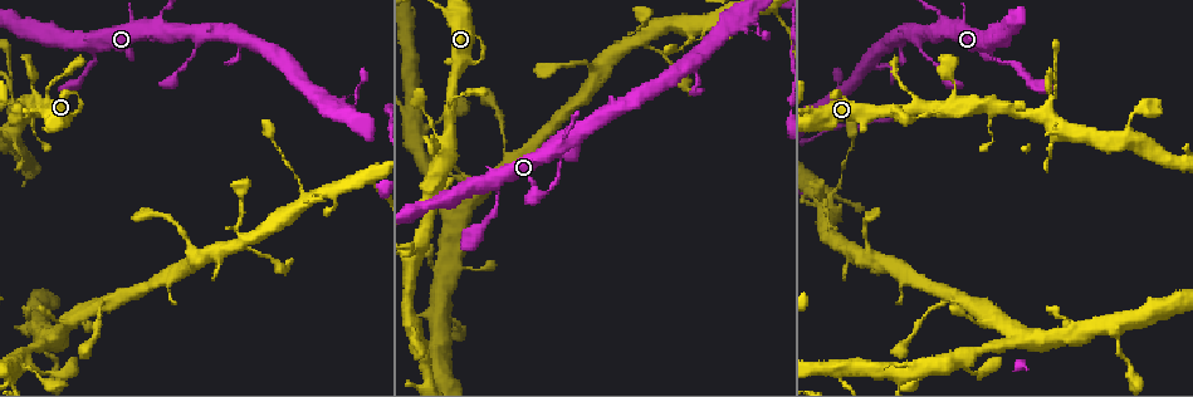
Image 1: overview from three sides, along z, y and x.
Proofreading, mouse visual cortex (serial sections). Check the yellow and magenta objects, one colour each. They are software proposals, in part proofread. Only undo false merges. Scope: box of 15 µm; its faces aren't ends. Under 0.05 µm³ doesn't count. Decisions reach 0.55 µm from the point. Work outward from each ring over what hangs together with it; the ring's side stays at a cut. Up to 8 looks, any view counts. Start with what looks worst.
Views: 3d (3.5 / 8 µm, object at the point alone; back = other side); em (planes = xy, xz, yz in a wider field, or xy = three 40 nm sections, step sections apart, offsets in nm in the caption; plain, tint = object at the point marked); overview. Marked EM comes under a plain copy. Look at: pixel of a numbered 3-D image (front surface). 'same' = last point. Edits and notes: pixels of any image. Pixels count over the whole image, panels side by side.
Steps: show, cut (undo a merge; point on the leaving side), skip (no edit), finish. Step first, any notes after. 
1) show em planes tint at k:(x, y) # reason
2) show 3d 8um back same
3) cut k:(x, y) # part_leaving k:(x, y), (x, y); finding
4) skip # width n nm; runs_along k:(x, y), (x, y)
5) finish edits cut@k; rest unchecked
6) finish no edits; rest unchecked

show 3d 3.5um at 1:(412, 246)

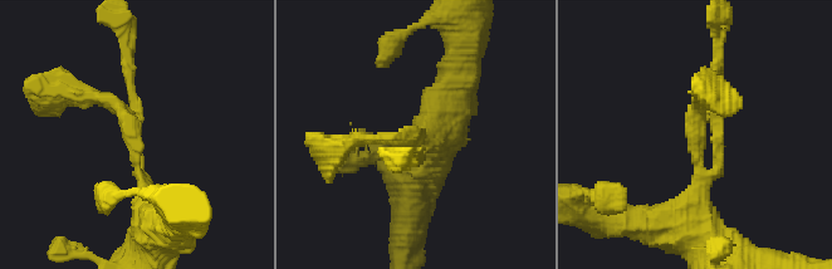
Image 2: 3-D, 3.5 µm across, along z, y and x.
show em planes tint at 2:(410, 139) # need the tissue

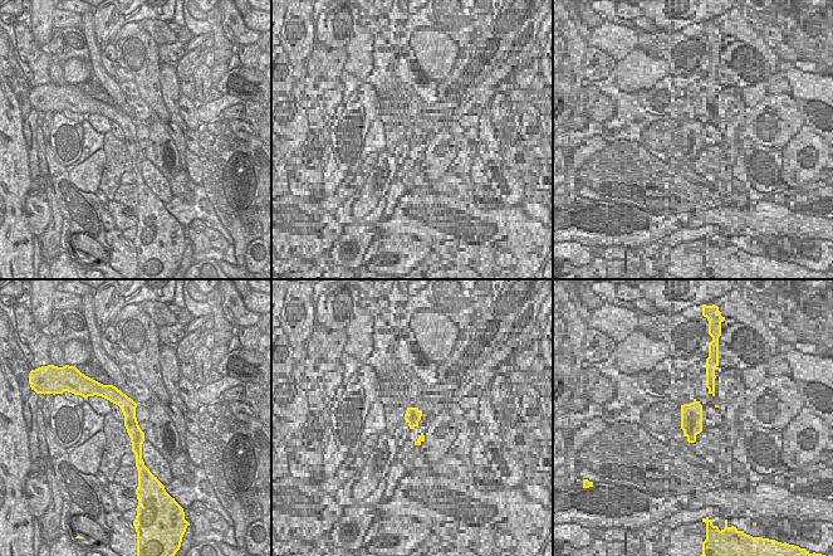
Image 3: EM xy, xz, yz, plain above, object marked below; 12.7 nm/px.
skip # runs_along 2:(147, 197), (123, 47); all the same cell

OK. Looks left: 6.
show 3d 3.5um at 1:(558, 153) # sharp bend

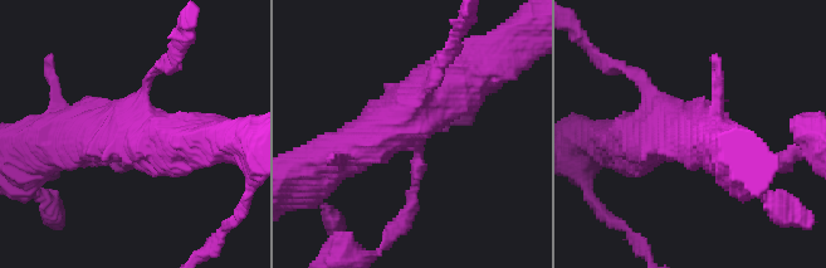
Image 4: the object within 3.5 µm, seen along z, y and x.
skip # runs_along 4:(323, 165), (467, 76); continuous, no second cell

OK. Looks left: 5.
show 3d 3.5um at 1:(94, 46) # three arms meet

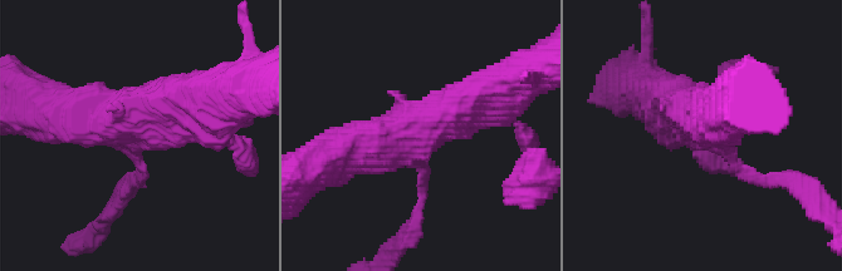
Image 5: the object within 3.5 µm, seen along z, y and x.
show em xy step 5 tint at 5:(129, 135) # arms 3; arm_widths 150, 500, 600 nm

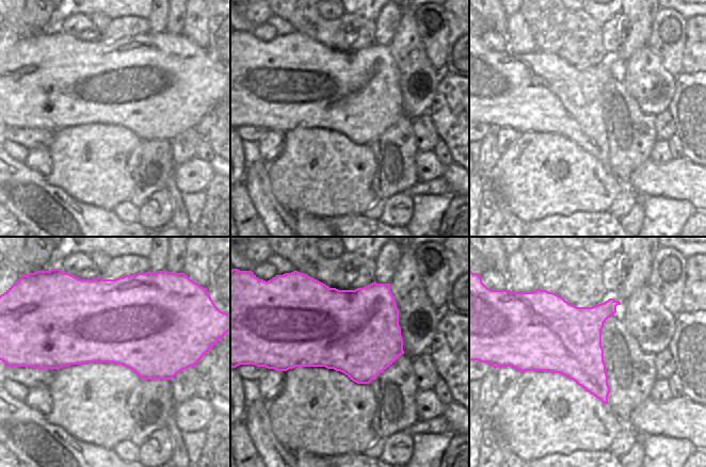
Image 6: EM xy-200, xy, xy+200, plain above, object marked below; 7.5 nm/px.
show em xy step 2 tint same # another direction

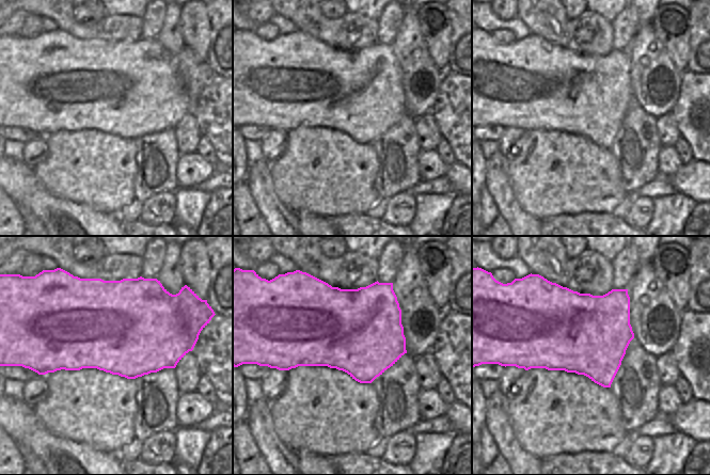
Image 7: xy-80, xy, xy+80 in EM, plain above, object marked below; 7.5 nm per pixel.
skip # runs_along 5:(502, 95), (323, 159); continuous, no second cell

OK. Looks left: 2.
finish no edits; rest unchecked

